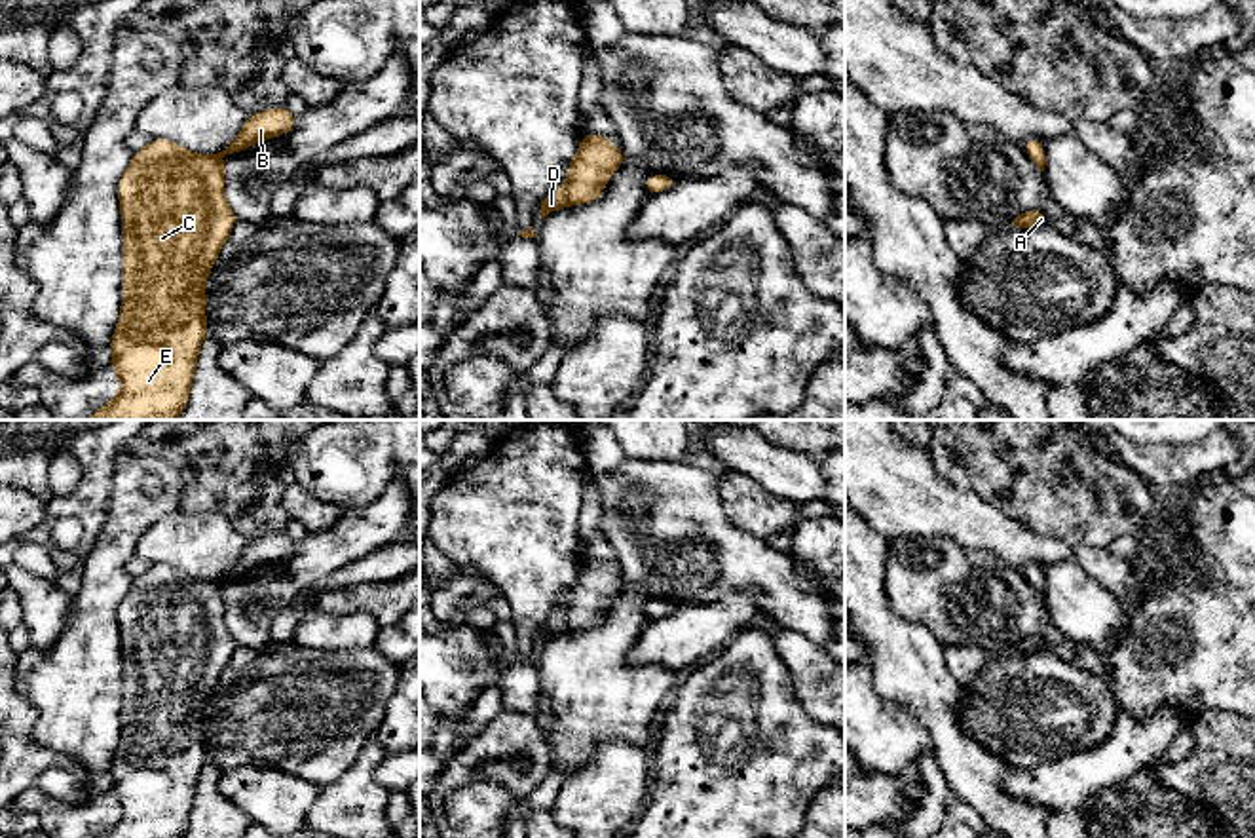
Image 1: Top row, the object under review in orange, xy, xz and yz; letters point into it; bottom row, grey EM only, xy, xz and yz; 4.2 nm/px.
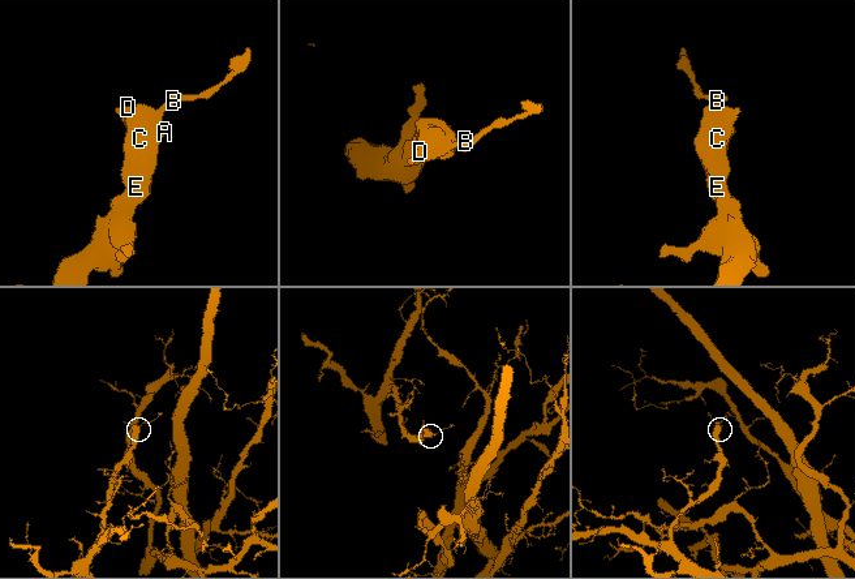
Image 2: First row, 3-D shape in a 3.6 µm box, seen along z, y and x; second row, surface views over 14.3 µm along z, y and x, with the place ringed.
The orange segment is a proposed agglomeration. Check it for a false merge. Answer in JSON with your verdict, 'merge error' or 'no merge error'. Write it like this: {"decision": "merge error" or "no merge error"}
{"decision": "no merge error"}

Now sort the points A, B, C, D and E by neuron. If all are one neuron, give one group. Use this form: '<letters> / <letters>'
A B C D E

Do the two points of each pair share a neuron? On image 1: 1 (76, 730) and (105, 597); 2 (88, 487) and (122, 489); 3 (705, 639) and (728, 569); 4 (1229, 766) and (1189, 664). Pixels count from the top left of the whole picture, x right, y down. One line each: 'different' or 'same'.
1: same
2: different
3: different
4: different

